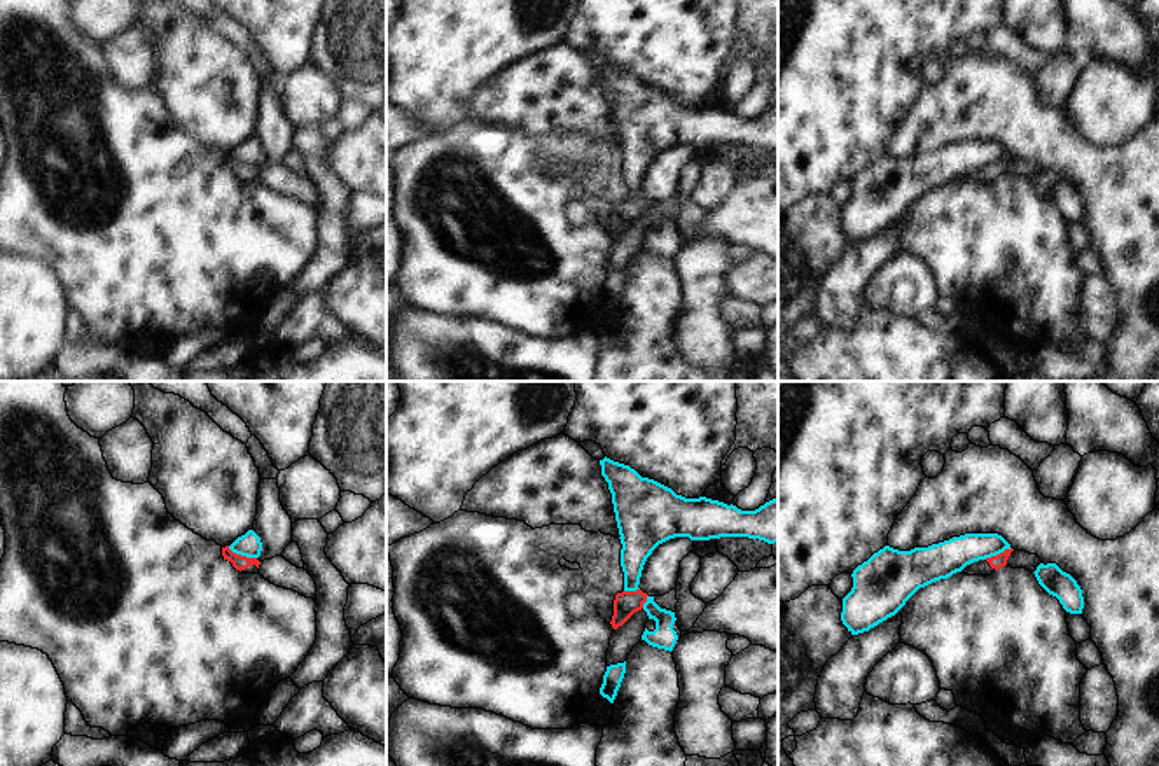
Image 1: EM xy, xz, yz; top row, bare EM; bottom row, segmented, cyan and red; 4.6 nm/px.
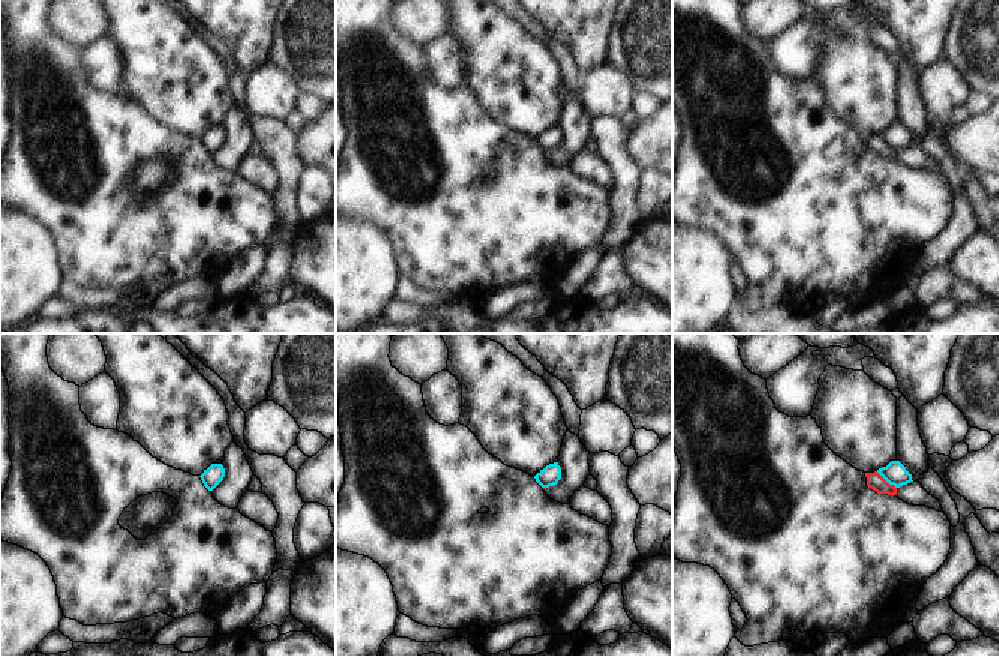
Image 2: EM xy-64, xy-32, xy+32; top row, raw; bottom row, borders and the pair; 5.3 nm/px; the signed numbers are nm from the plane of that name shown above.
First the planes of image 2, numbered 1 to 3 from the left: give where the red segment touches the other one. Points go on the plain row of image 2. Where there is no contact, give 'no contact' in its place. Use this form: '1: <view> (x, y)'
1: no contact
2: no contact
3: xy+32 (887, 144)

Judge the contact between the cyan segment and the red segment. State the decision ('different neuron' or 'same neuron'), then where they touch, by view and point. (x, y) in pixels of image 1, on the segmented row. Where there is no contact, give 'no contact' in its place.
different neuron; meets cyan in xy at (242, 555)

